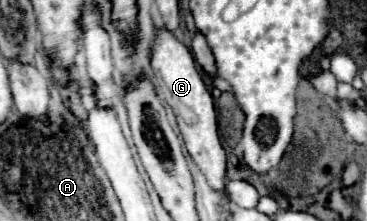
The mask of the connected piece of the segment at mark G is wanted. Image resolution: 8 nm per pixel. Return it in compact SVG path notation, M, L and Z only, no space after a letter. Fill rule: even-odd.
M156 28L154 40L152 40L150 68L154 74L154 82L158 84L160 98L174 110L186 150L190 152L190 156L198 164L198 168L204 172L208 184L214 190L224 192L226 180L222 180L222 178L226 172L226 154L224 154L224 148L222 148L220 136L218 136L214 100L212 100L210 92L206 90L200 72L196 70L196 62L194 62L190 50L176 38L174 32L170 32L166 28Z

